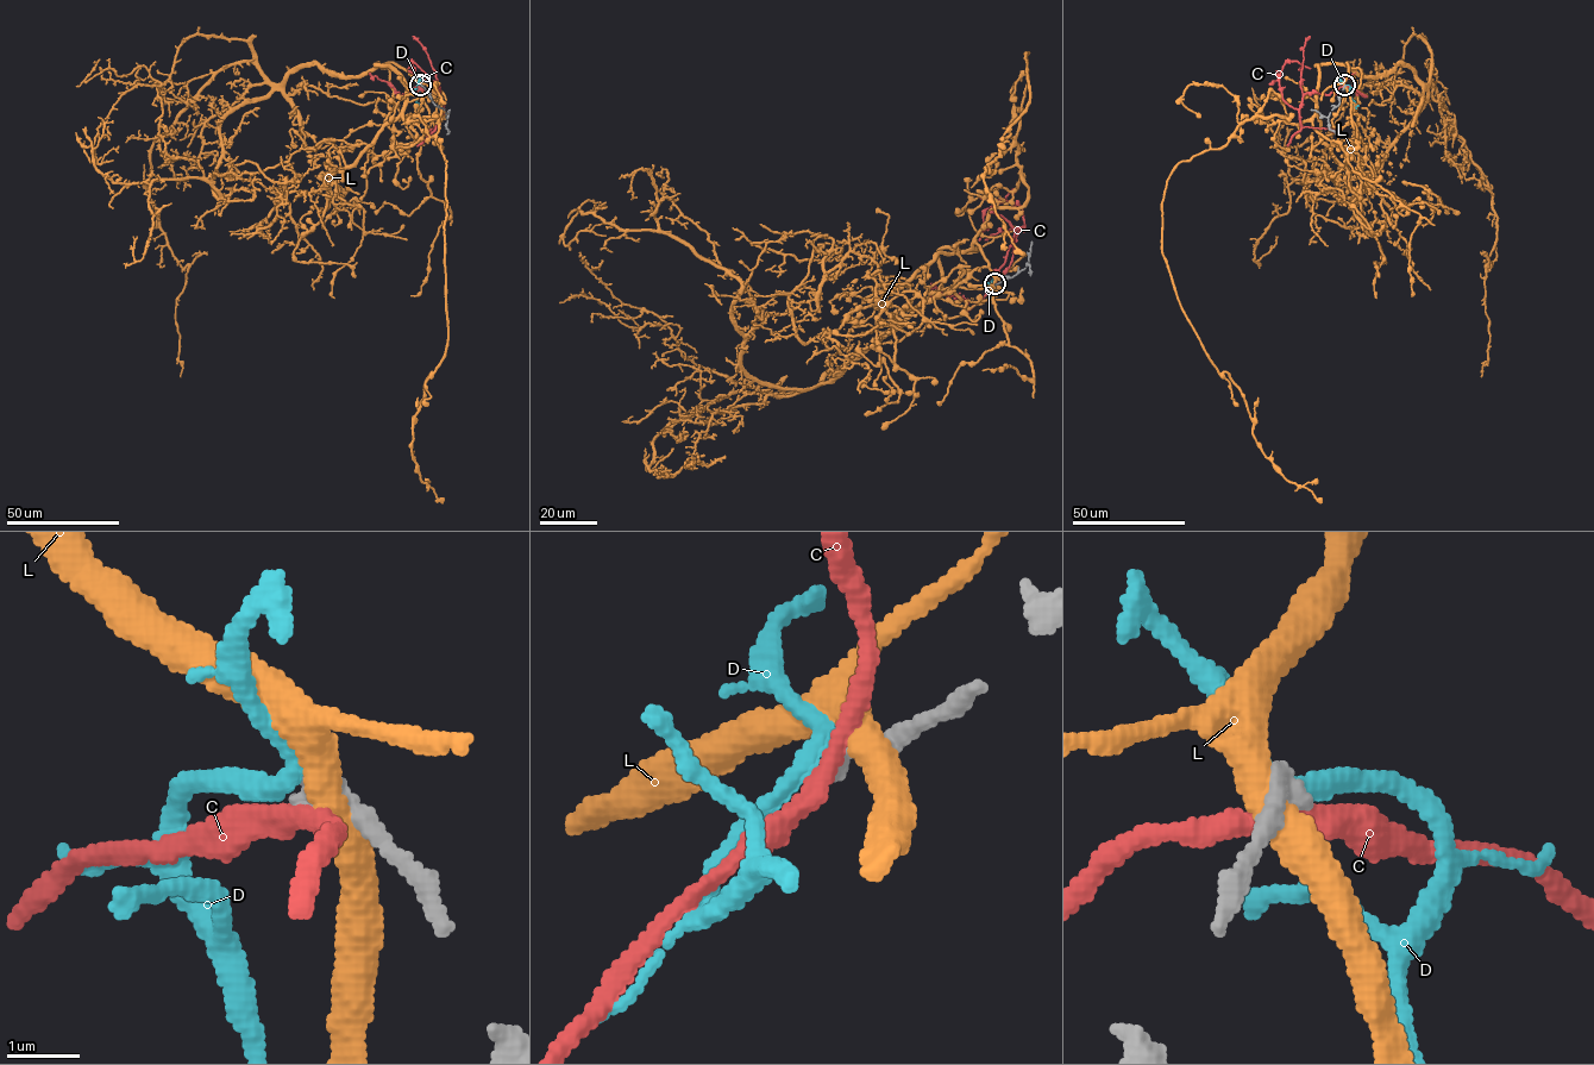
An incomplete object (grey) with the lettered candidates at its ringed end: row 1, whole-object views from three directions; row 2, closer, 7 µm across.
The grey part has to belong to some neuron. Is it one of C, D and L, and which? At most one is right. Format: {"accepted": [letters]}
{"accepted": []}

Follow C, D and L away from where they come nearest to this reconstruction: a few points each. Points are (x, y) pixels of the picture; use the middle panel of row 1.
C: (995, 284), (1009, 248), (1024, 226), (1021, 207), (1009, 201), (991, 206), (979, 240)
D: (995, 283), (990, 290), (992, 299)
L: (997, 283), (943, 288), (937, 252), (1027, 200), (1029, 52), (984, 175), (1023, 255)

